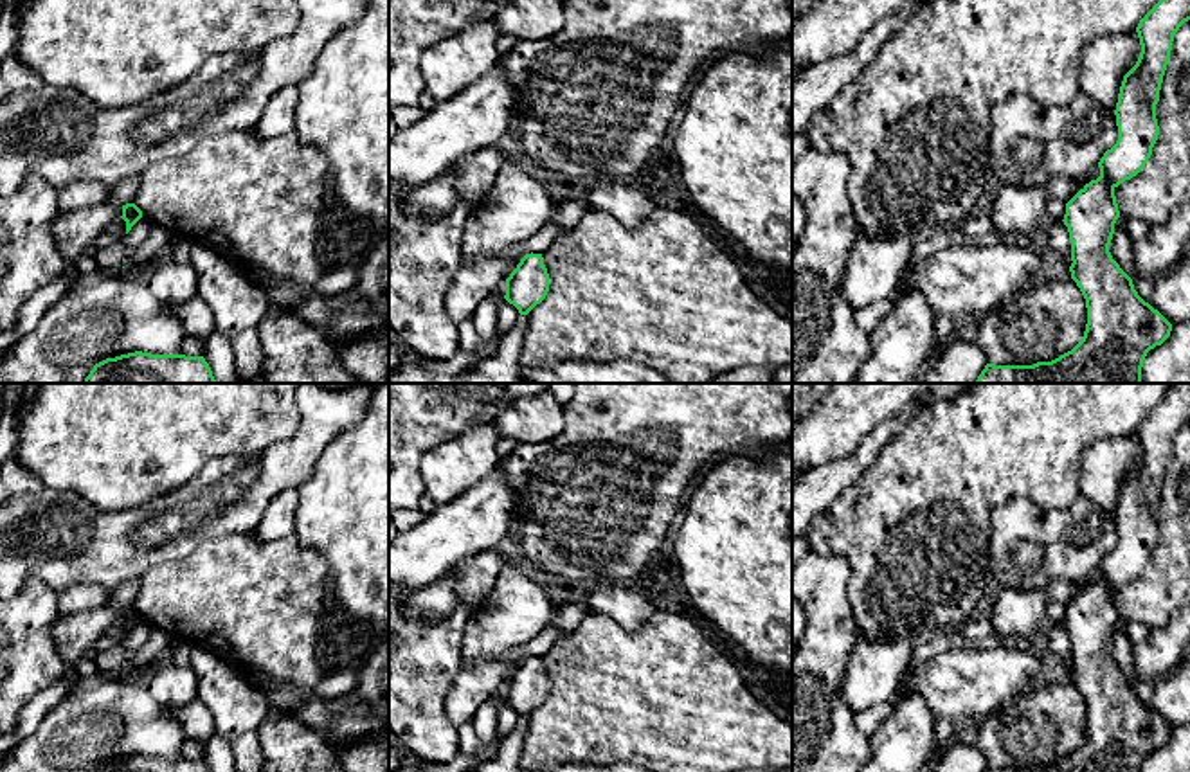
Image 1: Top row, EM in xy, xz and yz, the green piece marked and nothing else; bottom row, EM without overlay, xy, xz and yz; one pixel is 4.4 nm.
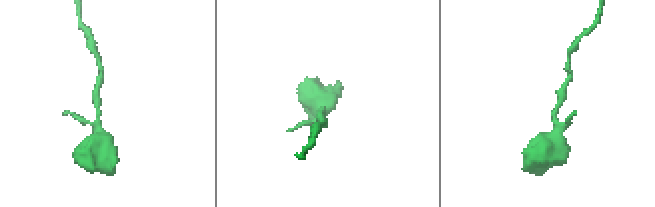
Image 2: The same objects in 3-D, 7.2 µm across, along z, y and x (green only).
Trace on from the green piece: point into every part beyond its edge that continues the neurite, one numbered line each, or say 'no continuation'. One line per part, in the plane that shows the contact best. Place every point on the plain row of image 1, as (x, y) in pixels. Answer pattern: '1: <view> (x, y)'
no continuation

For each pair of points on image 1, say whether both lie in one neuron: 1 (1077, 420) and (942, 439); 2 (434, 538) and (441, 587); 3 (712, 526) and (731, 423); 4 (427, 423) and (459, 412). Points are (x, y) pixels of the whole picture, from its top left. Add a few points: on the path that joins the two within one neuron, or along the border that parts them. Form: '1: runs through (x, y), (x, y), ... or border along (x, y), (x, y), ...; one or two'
1: runs through (1043, 420), (1000, 439), (976, 439); one
2: border along (443, 574), (414, 592); two
3: border along (730, 452), (764, 454); two
4: runs through (434, 416), (452, 414); one

